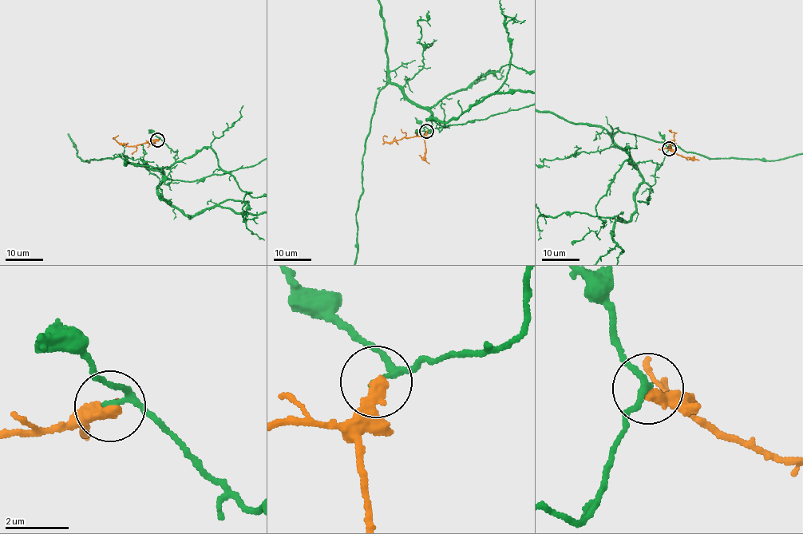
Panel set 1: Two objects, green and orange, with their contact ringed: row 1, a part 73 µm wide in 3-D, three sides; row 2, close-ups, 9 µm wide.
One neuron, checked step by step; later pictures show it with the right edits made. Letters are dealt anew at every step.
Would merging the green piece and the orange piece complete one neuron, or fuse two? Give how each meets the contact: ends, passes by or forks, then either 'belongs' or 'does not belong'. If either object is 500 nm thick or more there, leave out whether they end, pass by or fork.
green passes by | orange ends | does not belong

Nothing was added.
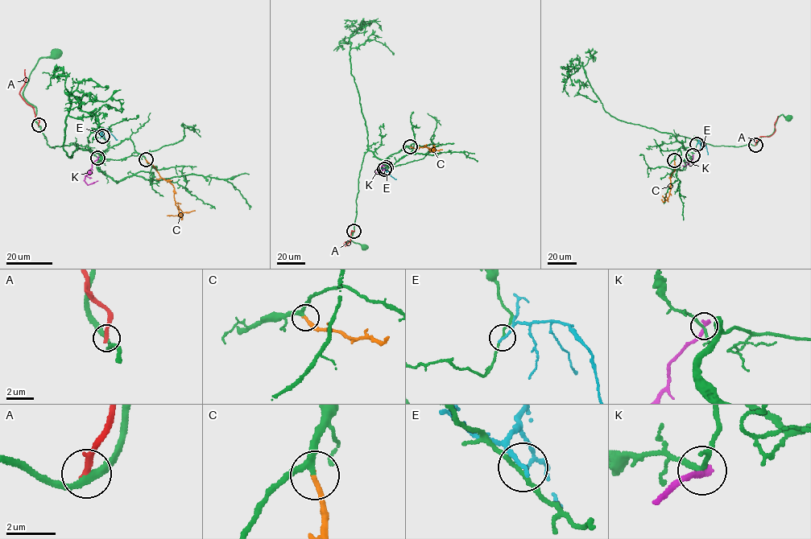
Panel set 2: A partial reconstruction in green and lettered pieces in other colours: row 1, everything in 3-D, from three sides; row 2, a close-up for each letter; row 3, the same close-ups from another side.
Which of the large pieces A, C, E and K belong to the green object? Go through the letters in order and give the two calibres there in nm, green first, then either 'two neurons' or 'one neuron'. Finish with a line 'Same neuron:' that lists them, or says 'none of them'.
A: 240/300 nm | two neurons
C: 220/200 nm | one neuron
E: 140/180 nm | two neurons
K: 180/320 nm | two neurons
Same neuron: C

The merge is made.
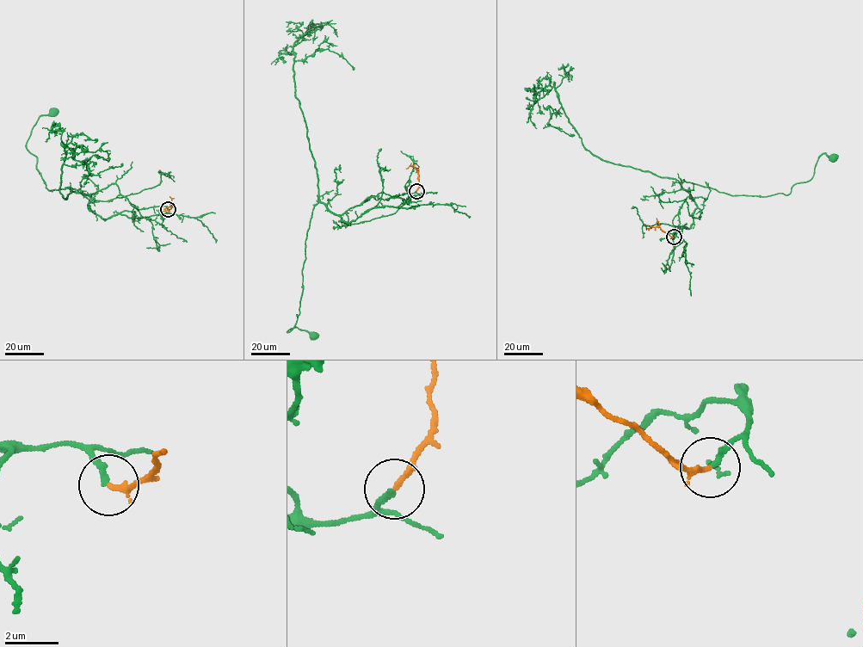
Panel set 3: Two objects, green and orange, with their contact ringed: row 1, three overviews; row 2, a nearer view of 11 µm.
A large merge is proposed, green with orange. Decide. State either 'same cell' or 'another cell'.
same cell

